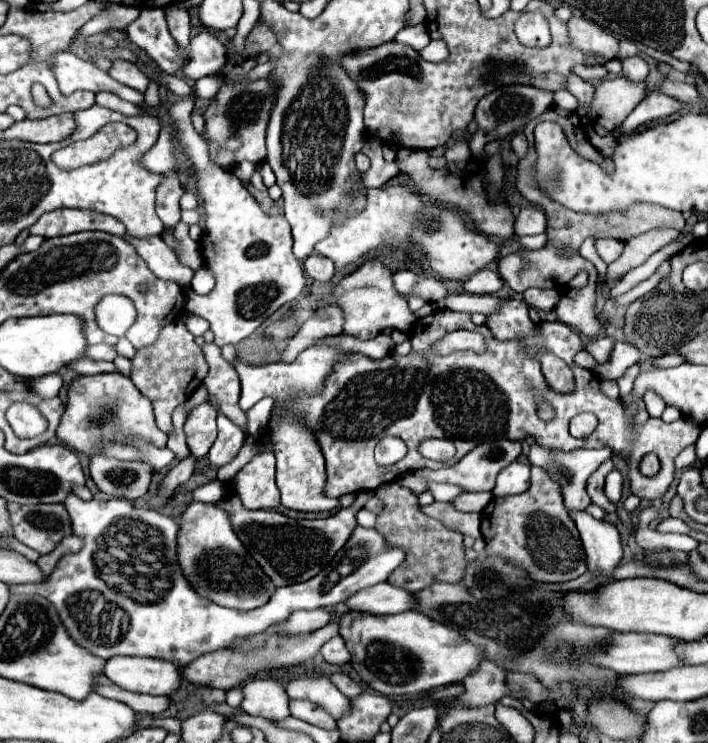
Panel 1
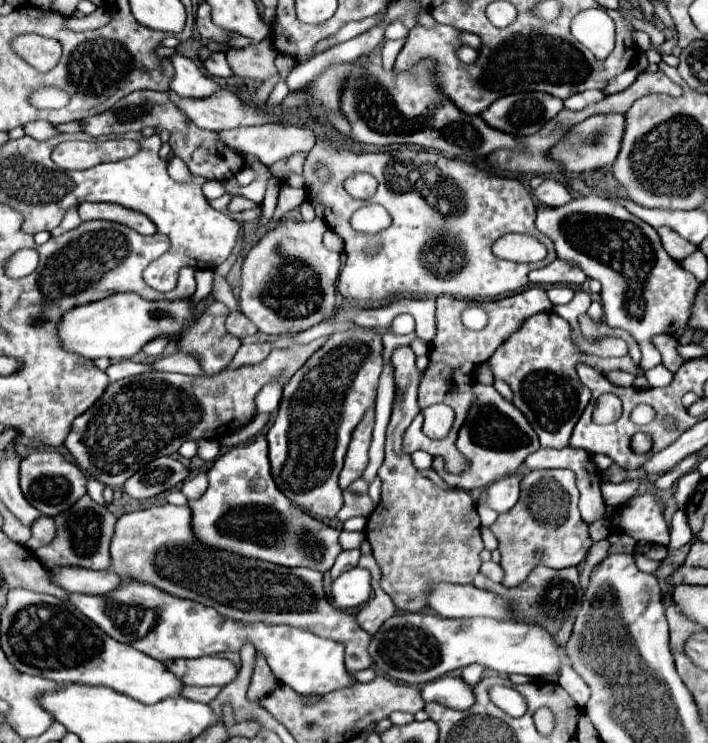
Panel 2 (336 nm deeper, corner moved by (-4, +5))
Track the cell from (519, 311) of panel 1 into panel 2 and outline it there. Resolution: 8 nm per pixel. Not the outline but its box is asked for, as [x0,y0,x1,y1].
[488,312,638,448]

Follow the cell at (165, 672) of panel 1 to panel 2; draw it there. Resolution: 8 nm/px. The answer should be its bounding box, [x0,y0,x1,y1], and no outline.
[164,656,240,686]

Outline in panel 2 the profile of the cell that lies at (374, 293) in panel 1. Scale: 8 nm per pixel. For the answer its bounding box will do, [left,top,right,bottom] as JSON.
[266,328,382,518]

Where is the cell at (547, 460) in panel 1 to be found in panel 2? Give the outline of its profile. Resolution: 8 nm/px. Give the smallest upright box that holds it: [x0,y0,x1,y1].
[524,448,606,522]

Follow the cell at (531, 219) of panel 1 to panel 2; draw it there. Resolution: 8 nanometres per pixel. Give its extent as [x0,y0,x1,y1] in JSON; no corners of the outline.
[532,178,572,206]

